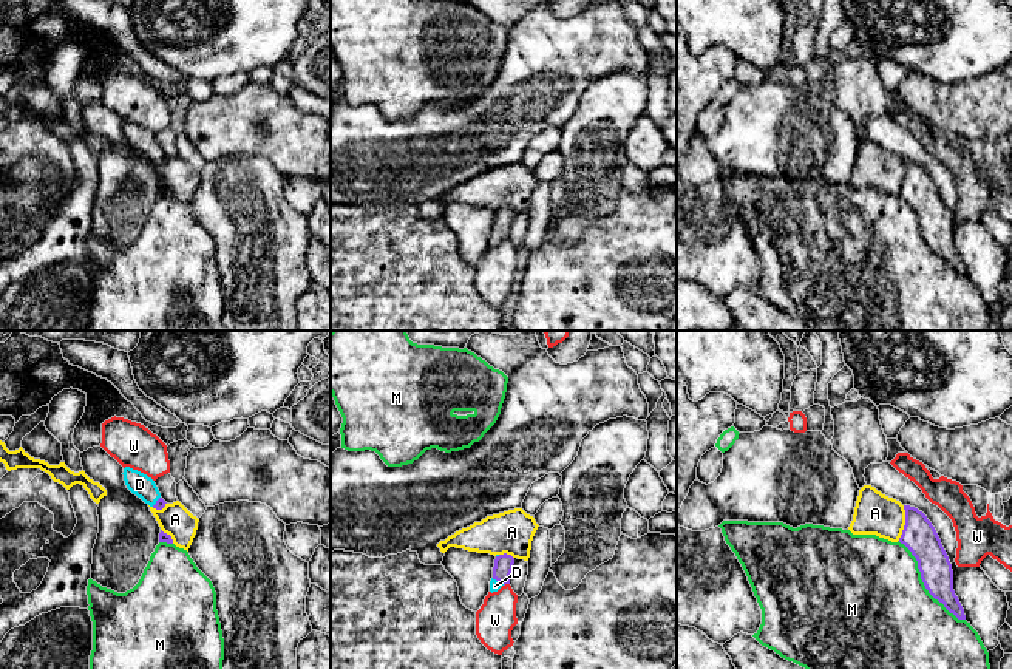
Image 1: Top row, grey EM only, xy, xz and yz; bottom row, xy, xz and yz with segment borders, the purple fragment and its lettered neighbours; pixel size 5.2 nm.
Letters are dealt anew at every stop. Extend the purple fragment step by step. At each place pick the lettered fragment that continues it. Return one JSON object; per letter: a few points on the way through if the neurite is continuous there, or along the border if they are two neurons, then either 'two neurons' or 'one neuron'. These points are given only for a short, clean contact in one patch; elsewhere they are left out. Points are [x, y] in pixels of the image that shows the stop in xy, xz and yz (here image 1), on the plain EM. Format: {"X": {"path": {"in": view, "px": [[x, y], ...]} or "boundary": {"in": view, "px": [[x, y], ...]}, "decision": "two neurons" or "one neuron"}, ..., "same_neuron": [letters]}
{"A": {"boundary": {"in": "yz", "px": [[904, 159], [904, 183], [898, 193]]}, "decision": "two neurons"}, "D": {"path": {"in": "xz", "px": [[504, 217], [498, 234], [495, 240]]}, "decision": "one neuron"}, "M": {"decision": "two neurons"}, "W": {"decision": "two neurons"}, "same_neuron": ["D"]}

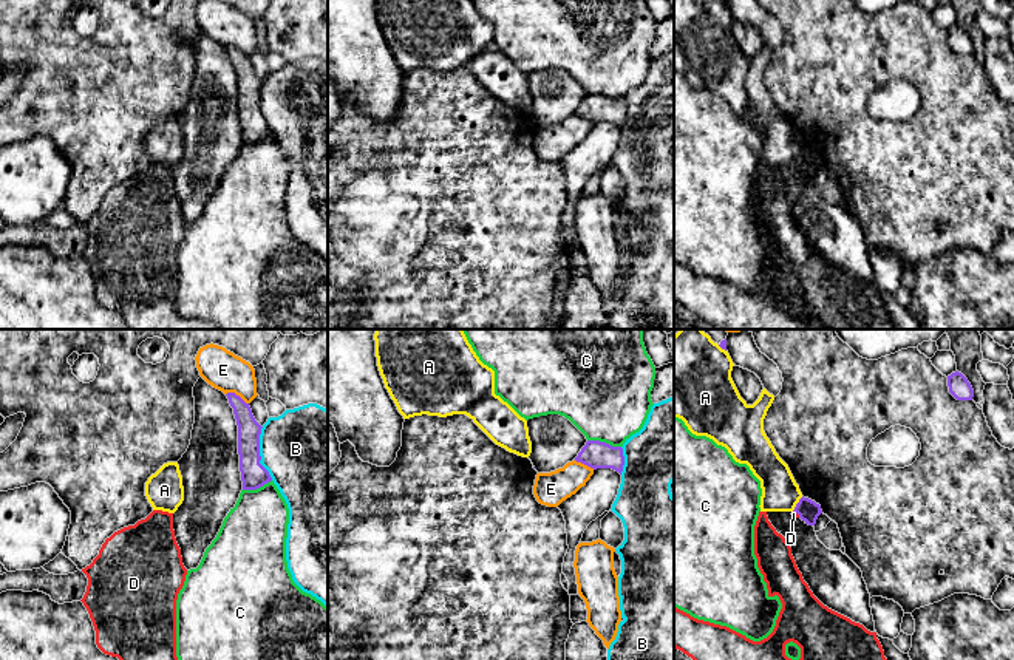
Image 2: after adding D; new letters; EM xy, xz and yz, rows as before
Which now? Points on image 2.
{"A": {"boundary": {"in": "yz", "px": [[803, 150], [792, 164]]}, "decision": "two neurons"}, "B": {"decision": "two neurons"}, "C": {"decision": "two neurons"}, "D": {"boundary": {"in": "yz", "px": [[793, 164], [799, 170]]}, "decision": "two neurons"}, "E": {"decision": "two neurons"}, "same_neuron": []}

